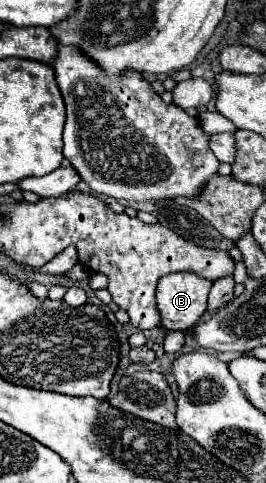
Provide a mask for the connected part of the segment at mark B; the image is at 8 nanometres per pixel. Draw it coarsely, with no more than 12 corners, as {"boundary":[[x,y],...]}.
{"boundary":[[191,272],[157,284],[165,330],[187,330],[207,310],[211,280]]}

